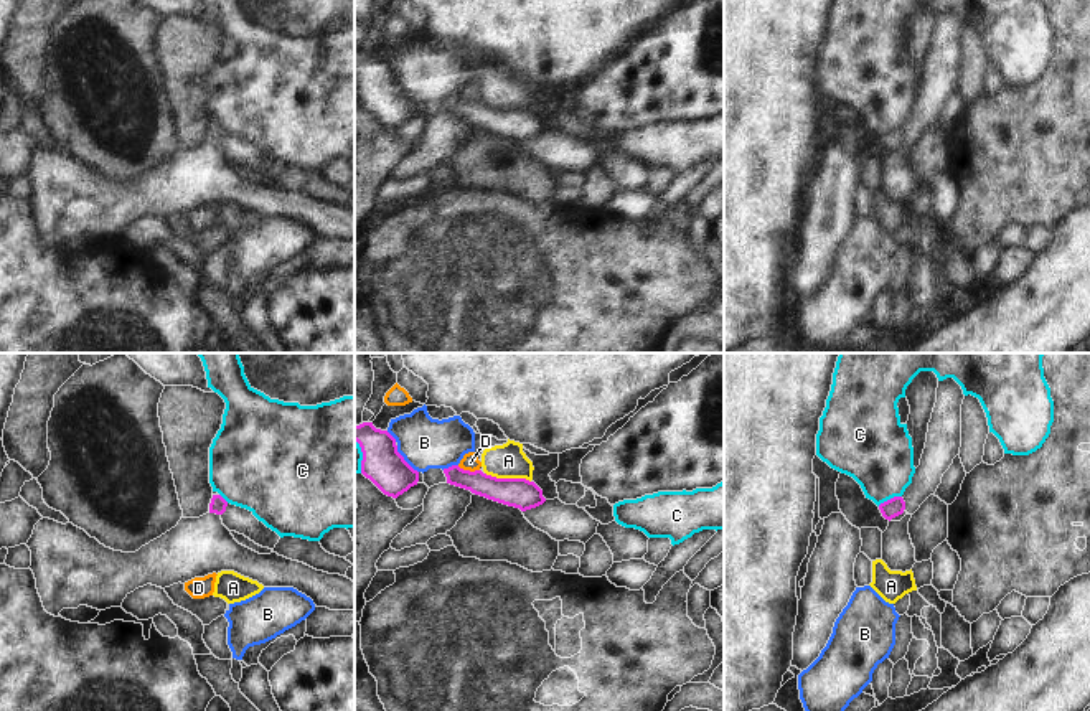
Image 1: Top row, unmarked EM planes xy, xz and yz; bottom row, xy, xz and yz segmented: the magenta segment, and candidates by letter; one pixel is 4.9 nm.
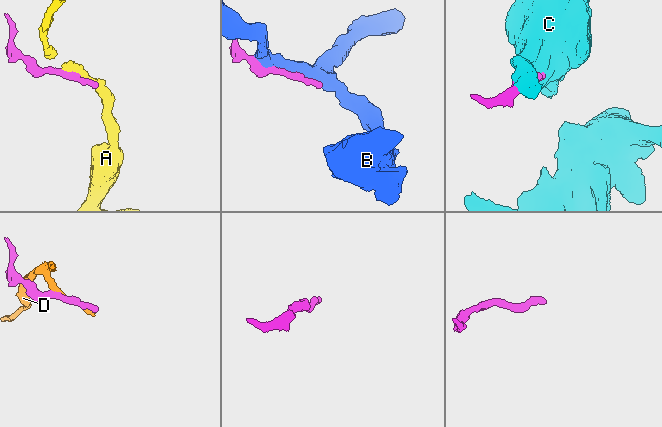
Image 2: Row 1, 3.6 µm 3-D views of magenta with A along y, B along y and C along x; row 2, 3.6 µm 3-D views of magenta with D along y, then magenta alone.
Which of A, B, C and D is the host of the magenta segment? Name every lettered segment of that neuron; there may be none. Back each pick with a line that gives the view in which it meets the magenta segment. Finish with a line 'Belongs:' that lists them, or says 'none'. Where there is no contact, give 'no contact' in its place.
Belongs: none

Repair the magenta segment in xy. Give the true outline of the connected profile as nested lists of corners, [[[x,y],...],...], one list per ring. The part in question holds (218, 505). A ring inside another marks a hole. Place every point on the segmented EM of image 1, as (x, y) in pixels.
[[[213,495],[209,503],[209,513],[219,515],[223,525],[229,531],[244,534],[246,538],[249,538],[262,548],[274,549],[280,539],[280,536],[270,528],[267,528],[262,521],[259,521],[252,515],[252,511],[228,503],[221,495]]]

